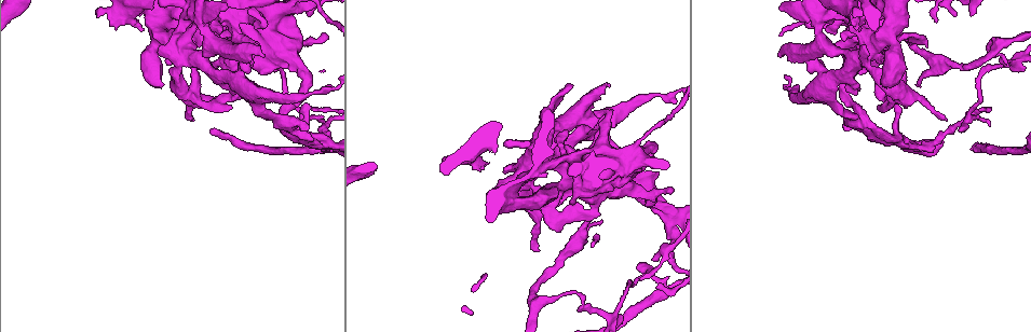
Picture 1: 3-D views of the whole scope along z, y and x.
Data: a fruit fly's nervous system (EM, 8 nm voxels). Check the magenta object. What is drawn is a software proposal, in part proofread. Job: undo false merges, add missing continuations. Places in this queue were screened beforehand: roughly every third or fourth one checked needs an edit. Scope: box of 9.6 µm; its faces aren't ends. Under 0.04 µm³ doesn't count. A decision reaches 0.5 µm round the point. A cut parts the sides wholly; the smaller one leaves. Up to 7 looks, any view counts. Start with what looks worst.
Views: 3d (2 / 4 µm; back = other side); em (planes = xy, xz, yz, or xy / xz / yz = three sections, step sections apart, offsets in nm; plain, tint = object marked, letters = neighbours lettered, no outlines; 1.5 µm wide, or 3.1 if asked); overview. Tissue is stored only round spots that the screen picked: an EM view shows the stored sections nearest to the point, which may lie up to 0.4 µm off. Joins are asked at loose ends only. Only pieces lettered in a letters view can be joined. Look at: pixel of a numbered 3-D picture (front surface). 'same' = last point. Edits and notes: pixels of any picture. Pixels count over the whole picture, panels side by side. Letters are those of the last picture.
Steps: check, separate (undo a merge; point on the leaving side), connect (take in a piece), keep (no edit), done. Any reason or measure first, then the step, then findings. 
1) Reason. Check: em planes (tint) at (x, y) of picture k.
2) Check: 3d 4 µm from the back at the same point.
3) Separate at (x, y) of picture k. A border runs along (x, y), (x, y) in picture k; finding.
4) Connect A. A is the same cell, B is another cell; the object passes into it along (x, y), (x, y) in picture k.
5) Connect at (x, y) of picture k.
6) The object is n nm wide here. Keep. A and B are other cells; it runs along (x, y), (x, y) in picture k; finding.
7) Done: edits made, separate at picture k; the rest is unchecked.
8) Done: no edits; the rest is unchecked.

Sudden change in width. Check: em planes (plain) at (797, 97) of picture 1.

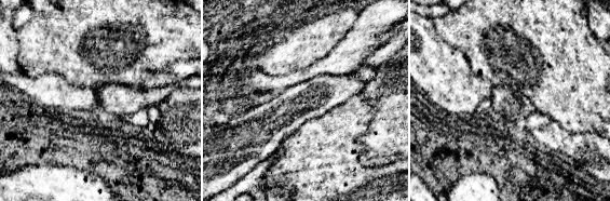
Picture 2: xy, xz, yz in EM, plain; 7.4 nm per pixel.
Check: em planes (letters) at the same point.

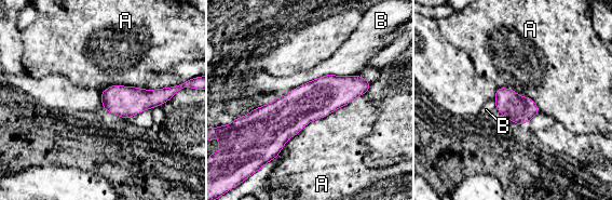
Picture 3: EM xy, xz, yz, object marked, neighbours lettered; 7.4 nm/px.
Keep. A and B are other cells; it runs along (367, 84), (282, 119), (247, 119) in picture 3; one neuron here.

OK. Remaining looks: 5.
Branch stops here. Check: em planes (letters) at (946, 119) of picture 1.

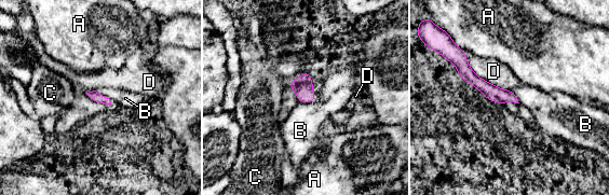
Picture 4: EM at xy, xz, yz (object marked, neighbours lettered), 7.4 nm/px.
The longest contact is with D, 460 nm. Keep. A, B, C and D are other cells; none of them fits.

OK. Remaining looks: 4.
Abrupt turn. Check: em yz step 8 (letters) at (987, 108) of picture 1.

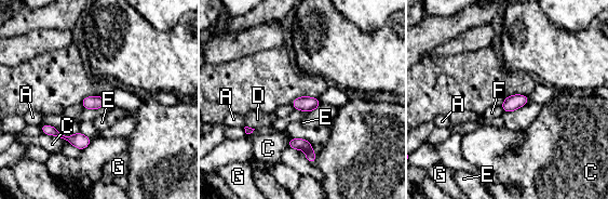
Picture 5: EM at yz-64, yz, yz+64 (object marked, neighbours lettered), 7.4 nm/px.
Keep. A, C, D, E, F and G are other cells; a border runs along (500, 105), (503, 110) in picture 5; all the same neuron.

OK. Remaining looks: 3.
Done: no edits; the rest is unchecked.

